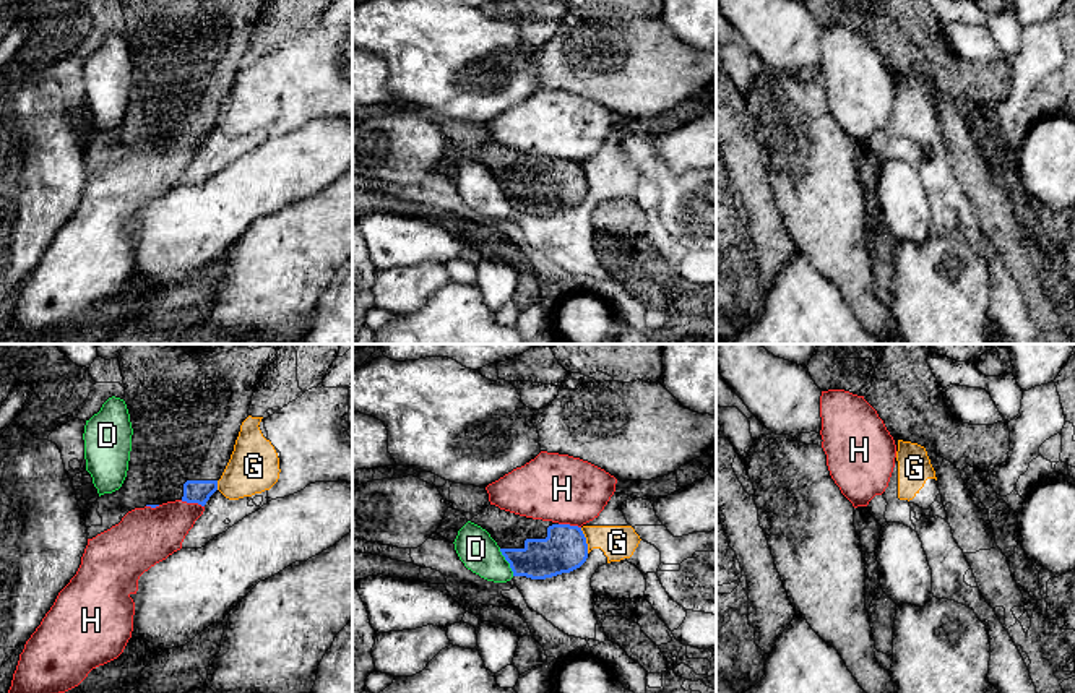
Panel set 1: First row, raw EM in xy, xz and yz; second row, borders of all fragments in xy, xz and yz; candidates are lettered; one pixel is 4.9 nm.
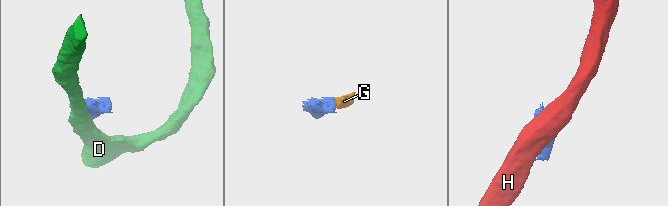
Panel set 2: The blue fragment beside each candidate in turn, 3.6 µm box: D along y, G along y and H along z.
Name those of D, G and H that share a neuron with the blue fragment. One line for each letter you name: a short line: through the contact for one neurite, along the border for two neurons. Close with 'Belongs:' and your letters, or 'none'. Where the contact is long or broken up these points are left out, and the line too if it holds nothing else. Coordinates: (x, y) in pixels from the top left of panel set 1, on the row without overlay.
Belongs: none

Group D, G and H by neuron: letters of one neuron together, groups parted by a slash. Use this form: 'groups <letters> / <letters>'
groups D / G / H

